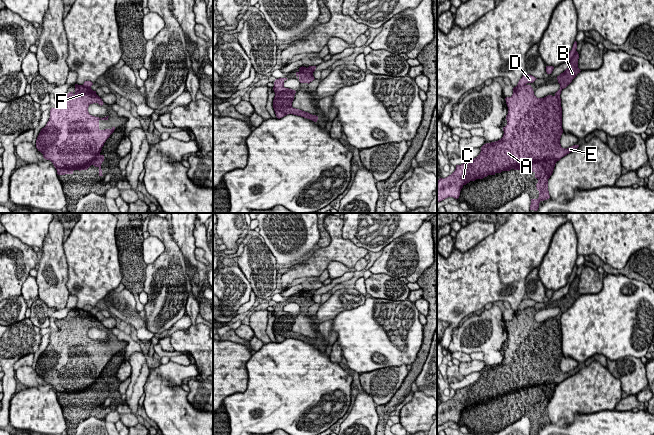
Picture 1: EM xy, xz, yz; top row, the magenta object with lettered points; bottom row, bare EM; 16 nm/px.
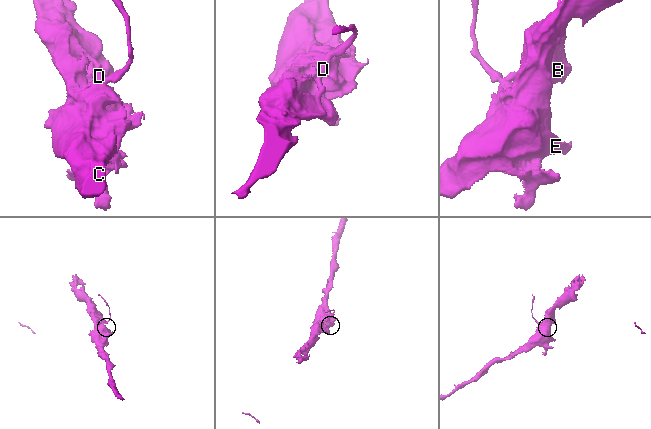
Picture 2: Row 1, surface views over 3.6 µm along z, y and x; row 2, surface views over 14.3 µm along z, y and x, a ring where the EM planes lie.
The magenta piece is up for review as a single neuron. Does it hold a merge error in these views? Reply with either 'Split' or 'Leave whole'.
Leave whole

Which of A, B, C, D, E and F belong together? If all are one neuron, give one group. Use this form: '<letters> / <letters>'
A B C D E F

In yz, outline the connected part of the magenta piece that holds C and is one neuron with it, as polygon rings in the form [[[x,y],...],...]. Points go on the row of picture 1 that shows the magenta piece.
[[[575,41],[568,54],[569,67],[557,76],[560,89],[554,96],[537,98],[531,83],[537,78],[523,75],[511,97],[506,97],[508,114],[507,125],[503,127],[503,137],[481,147],[480,154],[470,162],[456,165],[455,171],[437,181],[437,203],[453,197],[458,199],[464,185],[488,175],[502,171],[525,170],[534,172],[538,179],[537,199],[531,199],[530,210],[537,211],[541,201],[550,198],[548,179],[555,164],[562,157],[576,150],[579,145],[562,148],[561,91],[580,73],[579,54]]]

